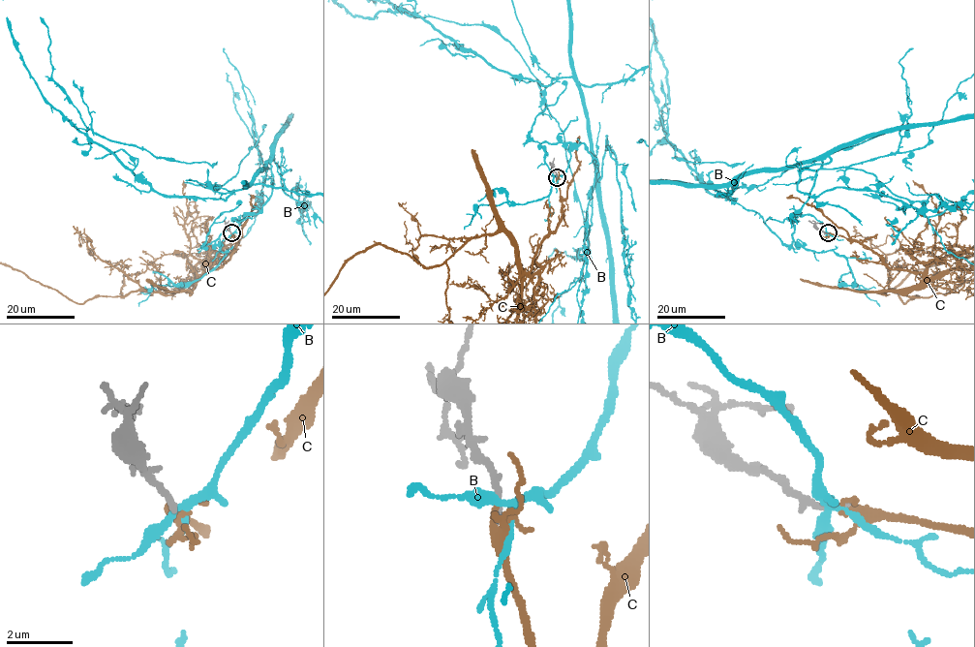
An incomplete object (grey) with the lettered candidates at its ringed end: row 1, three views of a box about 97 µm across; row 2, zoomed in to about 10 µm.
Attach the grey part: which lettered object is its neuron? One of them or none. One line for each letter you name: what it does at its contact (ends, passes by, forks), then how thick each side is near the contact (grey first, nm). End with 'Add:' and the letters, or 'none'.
C: It forks there. Thickness 180 nm (grey) against 150 nm
Add: C

